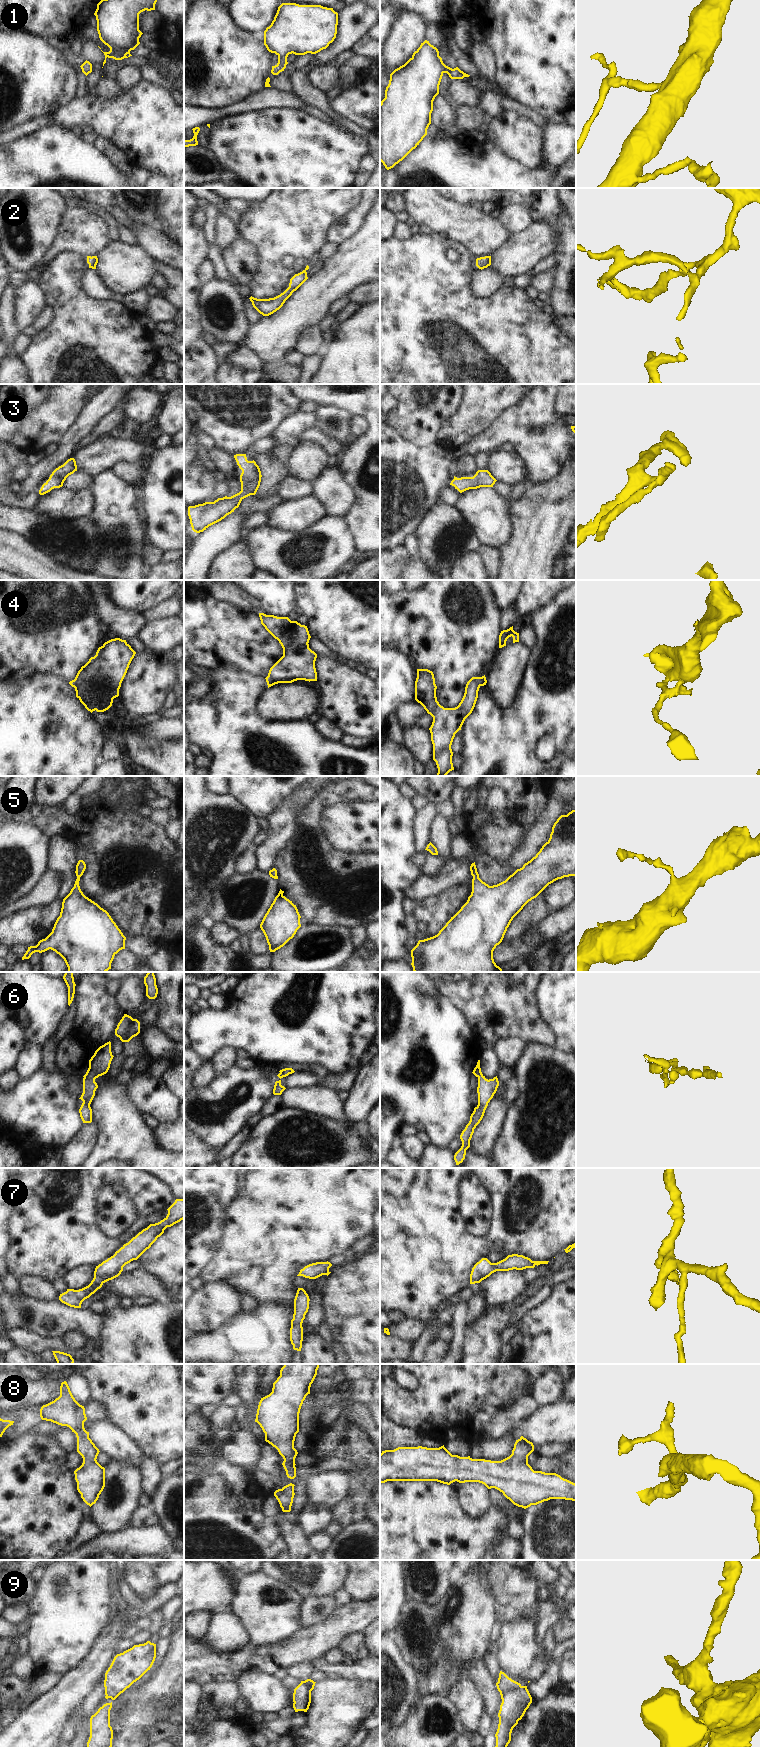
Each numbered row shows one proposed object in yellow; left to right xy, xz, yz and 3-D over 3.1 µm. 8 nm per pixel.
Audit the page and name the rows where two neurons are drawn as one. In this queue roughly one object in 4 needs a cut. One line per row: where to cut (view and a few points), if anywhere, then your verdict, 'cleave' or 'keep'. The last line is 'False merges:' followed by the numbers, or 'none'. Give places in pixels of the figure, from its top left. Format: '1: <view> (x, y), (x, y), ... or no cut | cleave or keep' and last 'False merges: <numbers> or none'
1: no cut | keep
2: no cut | keep
3: no cut | keep
4: xz (268, 675), (275, 683) | cleave
5: no cut | keep
6: no cut | keep
7: no cut | keep
8: no cut | keep
9: yz (522, 1686), (511, 1689), (501, 1696) | cleave
False merges: 4, 9

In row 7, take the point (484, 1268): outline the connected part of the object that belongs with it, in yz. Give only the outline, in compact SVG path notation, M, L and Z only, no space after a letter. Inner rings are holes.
M512 1254L505 1259L491 1263L487 1258L482 1258L472 1268L470 1274L470 1284L480 1283L496 1271L523 1270L526 1268L534 1268L536 1265L548 1264L549 1261L532 1261L523 1255Z

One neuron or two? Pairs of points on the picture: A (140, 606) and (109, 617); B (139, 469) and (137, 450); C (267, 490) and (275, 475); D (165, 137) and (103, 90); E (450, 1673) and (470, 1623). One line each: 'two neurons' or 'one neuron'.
A: two neurons
B: two neurons
C: one neuron
D: two neurons
E: one neuron

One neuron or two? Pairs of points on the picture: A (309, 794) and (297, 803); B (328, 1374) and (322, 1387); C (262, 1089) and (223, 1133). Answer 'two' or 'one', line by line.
A: one
B: one
C: one

